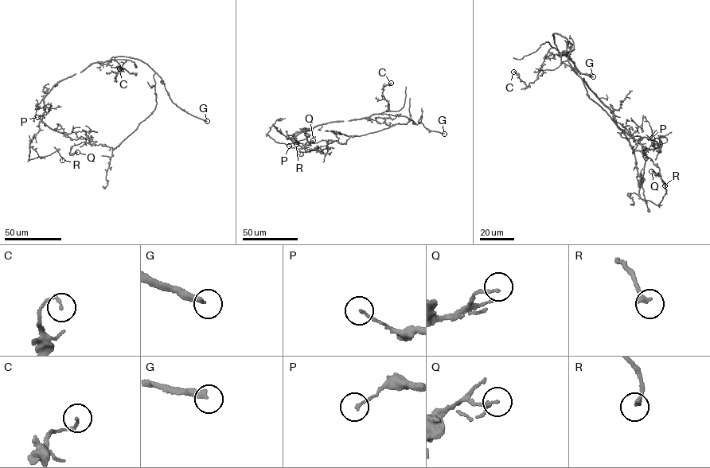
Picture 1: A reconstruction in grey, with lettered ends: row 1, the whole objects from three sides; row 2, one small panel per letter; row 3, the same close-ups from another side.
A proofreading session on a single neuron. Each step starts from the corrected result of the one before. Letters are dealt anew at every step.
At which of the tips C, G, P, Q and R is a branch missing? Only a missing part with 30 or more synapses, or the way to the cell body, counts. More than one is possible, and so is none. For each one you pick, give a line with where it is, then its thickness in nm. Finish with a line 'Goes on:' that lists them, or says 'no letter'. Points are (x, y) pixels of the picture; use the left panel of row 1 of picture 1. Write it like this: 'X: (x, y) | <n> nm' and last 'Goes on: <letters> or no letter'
G: (207, 121) | 280 nm
Goes on: G

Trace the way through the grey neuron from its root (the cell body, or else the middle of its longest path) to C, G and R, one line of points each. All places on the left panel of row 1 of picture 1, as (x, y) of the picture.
C: (121, 143), (157, 103), (154, 72), (147, 64), (111, 57), (118, 64), (115, 80), (119, 68)
G: (121, 143), (154, 110), (155, 72), (171, 101), (207, 121)
R: (121, 143), (113, 149), (88, 144), (91, 138), (72, 139), (40, 121), (29, 158), (56, 150), (62, 160)

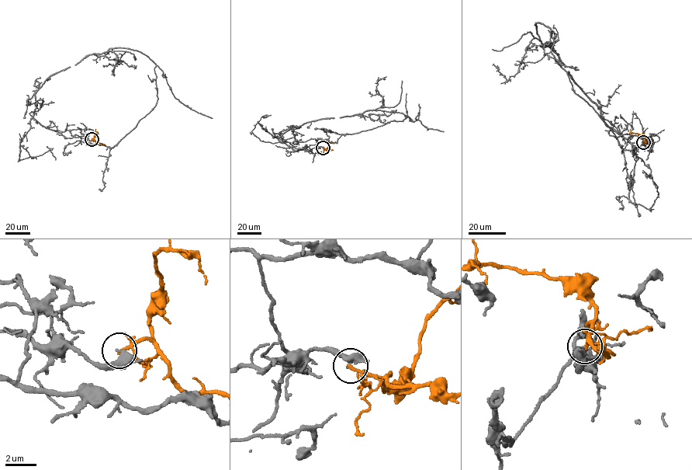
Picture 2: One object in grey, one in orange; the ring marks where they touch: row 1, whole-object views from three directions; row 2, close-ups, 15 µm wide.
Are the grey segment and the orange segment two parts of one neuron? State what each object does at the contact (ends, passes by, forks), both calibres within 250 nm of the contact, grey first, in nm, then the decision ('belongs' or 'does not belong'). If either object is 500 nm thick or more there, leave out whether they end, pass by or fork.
grey ends; orange passes by; calibres 360 and 150 nm; does not belong

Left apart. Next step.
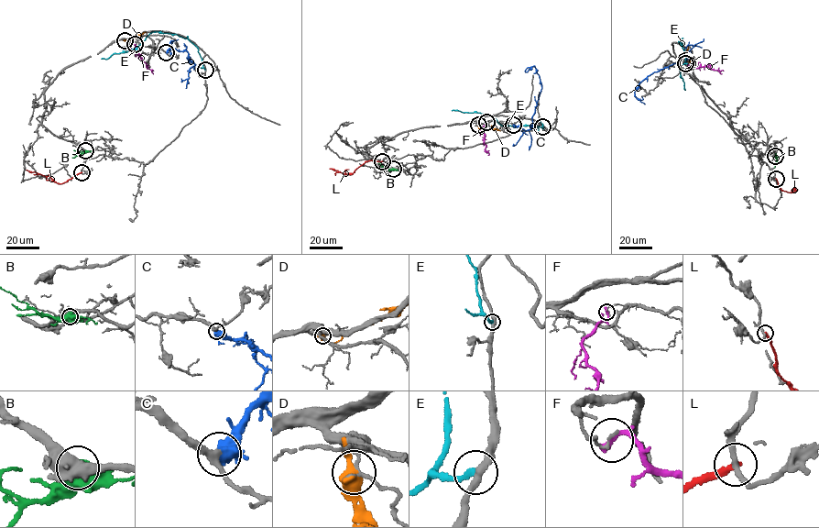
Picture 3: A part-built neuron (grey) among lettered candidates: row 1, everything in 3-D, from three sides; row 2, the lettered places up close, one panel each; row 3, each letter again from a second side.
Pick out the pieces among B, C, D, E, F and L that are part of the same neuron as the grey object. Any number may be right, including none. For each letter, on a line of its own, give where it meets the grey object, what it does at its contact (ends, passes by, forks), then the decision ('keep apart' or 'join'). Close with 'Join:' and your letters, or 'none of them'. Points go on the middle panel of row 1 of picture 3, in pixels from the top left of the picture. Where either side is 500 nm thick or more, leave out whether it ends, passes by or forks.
B: contact (393, 169); keep apart
C: contact (513, 125); join
D: contact (478, 125); it passes by; keep apart
E: contact (542, 126); it ends; keep apart
F: contact (486, 122); it ends; keep apart
L: contact (382, 161); it ends; keep apart
Join: C

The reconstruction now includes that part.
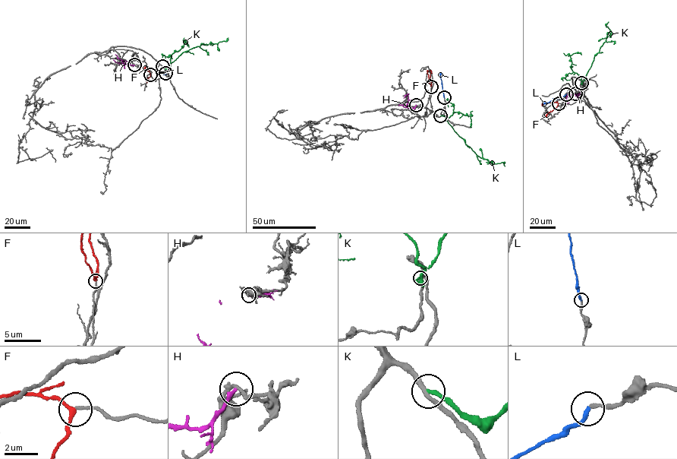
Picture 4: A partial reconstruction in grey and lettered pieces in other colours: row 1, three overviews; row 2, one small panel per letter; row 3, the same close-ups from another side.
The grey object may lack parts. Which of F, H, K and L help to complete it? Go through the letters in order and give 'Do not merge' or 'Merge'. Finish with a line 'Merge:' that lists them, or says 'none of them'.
F: Merge
H: Do not merge
K: Do not merge
L: Merge
Merge: F, L

